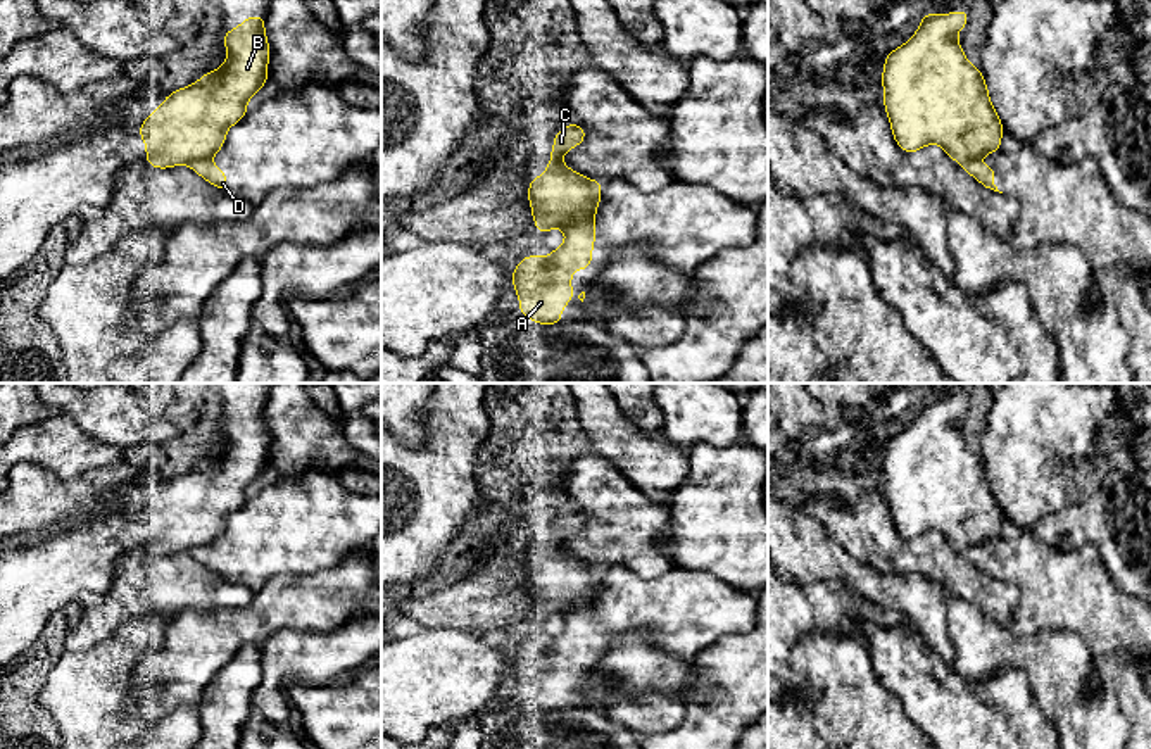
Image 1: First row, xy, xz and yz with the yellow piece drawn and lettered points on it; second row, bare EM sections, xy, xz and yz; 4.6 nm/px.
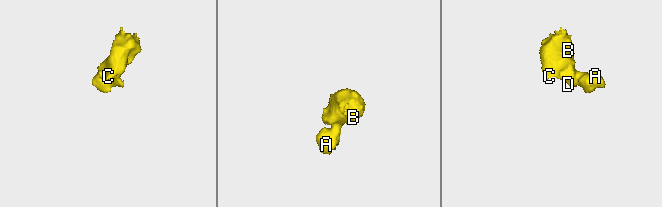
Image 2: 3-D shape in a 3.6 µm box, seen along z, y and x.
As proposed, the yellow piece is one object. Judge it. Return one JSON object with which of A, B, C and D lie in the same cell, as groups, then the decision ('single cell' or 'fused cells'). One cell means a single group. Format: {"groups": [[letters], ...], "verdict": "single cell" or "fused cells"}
{"groups": [["A", "D"], ["B", "C"]], "verdict": "fused cells"}

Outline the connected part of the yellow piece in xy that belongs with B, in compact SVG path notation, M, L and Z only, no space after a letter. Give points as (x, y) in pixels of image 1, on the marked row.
M248 16L236 29L226 29L226 62L169 93L140 124L147 164L157 169L190 166L223 148L226 129L247 116L247 100L267 83L264 21L266 16Z

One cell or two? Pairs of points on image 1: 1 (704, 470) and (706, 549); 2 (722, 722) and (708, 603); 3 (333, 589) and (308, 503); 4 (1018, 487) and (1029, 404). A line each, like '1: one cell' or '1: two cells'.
1: one cell
2: two cells
3: two cells
4: one cell

